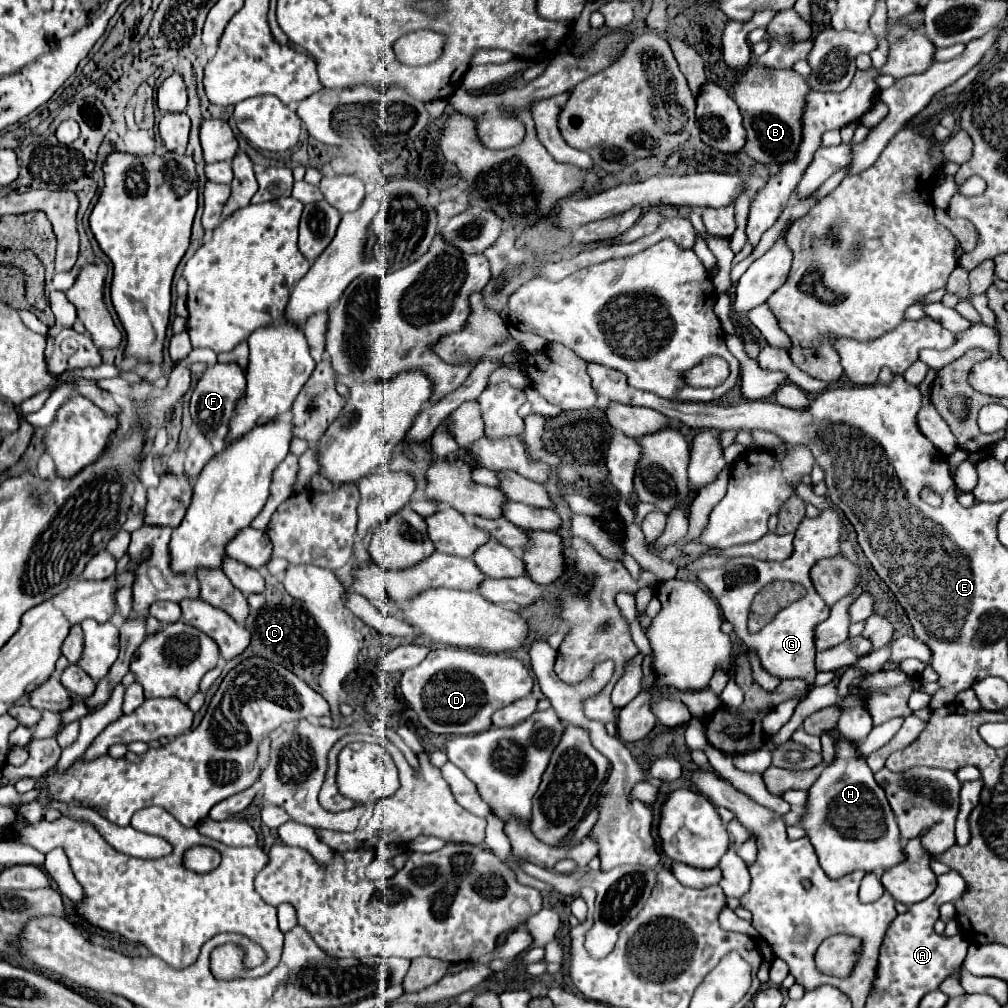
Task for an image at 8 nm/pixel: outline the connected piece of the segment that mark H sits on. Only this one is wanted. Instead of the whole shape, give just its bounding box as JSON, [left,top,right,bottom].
[804,739,906,879]

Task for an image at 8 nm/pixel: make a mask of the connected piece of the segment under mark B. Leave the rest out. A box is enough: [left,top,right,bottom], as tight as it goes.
[734,63,810,165]

